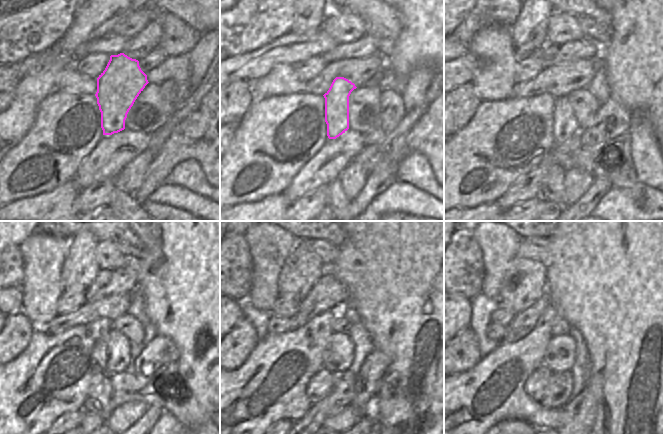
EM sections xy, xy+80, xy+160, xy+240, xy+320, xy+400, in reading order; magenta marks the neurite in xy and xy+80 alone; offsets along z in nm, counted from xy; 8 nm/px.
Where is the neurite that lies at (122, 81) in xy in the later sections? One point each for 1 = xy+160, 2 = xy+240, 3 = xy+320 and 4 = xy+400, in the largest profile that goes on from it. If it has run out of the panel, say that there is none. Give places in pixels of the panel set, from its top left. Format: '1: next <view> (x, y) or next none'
1: next xy+160 (565, 125)
2: next xy+240 (118, 346)
3: next xy+320 (339, 354)
4: next xy+400 (559, 356)

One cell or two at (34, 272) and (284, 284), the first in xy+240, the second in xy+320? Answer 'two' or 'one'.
two

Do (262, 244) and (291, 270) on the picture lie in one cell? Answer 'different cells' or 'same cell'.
different cells

